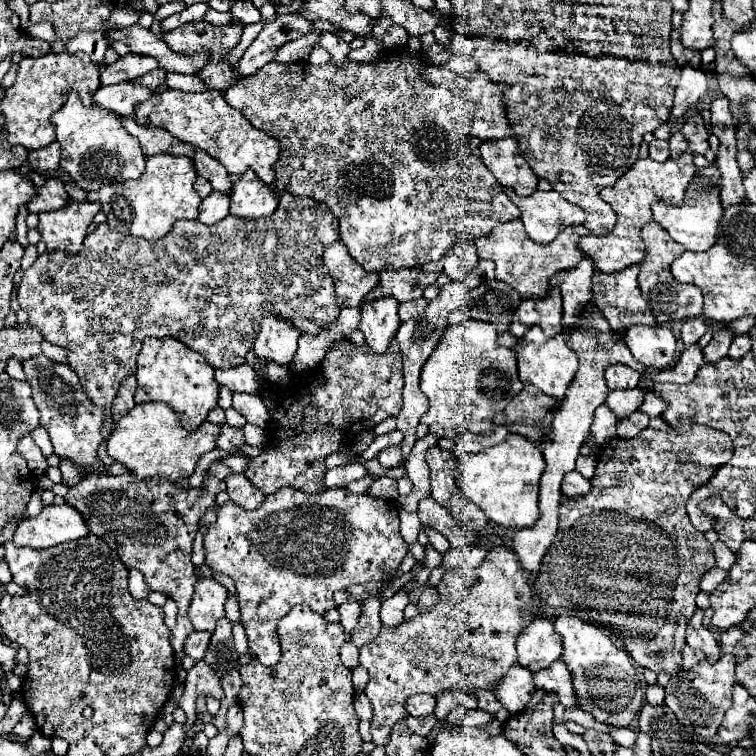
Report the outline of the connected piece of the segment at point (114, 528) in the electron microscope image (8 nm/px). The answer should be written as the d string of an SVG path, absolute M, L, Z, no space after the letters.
M95 471L85 475L65 495L65 501L83 515L89 533L103 539L121 557L127 569L141 571L153 591L159 591L177 603L179 615L177 625L171 629L171 645L179 659L185 657L183 641L189 633L193 633L193 625L187 617L193 587L197 583L195 567L191 563L193 539L199 529L201 515L215 505L217 493L225 489L225 481L215 477L207 477L197 489L181 489L159 475L139 481L129 473L111 477Z

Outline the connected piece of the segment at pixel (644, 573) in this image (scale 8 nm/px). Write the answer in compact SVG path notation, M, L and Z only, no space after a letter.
M667 425L667 429L653 429L647 427L645 431L641 431L637 437L633 439L611 439L611 443L601 445L599 449L601 453L597 455L597 467L591 483L591 493L579 499L567 499L561 507L559 507L559 531L555 535L553 545L549 547L547 555L543 557L541 563L541 571L535 579L535 591L541 597L543 603L547 603L549 607L563 607L563 609L577 609L577 611L593 611L593 623L599 627L609 629L611 639L617 647L625 649L631 653L633 661L645 669L651 669L655 673L667 673L671 677L675 677L681 671L681 649L685 645L685 629L687 623L691 621L691 615L695 613L695 597L699 593L699 581L701 577L715 567L715 559L713 559L713 547L711 543L705 539L705 535L701 531L695 531L695 527L691 525L691 521L687 519L687 511L685 511L685 501L691 495L691 491L699 489L701 485L705 485L715 471L727 463L733 455L733 443L729 439L727 433L705 427L705 425L683 425L679 429L671 429Z

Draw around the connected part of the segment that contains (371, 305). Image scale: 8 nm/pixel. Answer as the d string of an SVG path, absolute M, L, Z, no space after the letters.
M383 297L375 301L365 301L361 305L359 329L365 335L365 343L375 353L385 353L389 341L395 337L401 321L397 315L397 299Z

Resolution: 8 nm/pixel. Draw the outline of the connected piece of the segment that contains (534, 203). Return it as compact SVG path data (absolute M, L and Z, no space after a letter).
M509 189L505 193L519 207L525 231L535 243L551 243L565 227L585 221L585 211L565 201L557 191L533 191L529 197L519 197Z

